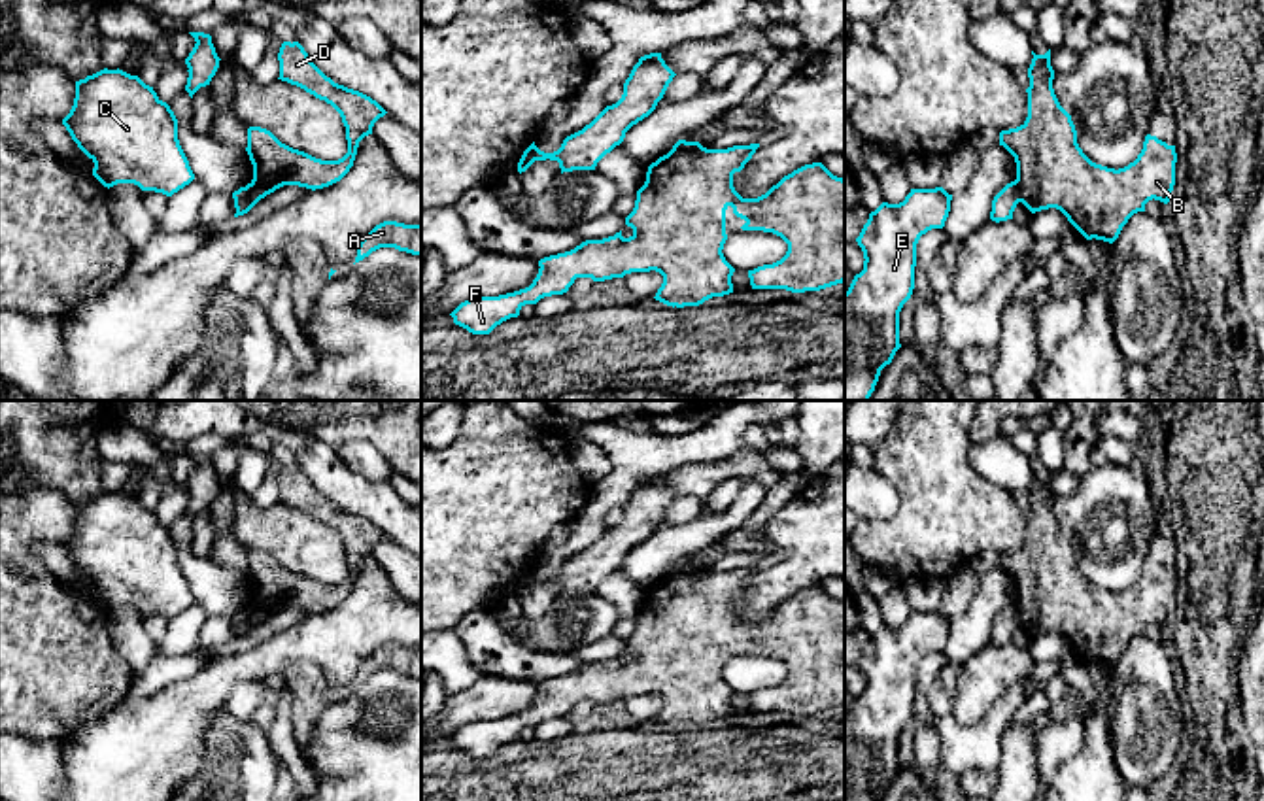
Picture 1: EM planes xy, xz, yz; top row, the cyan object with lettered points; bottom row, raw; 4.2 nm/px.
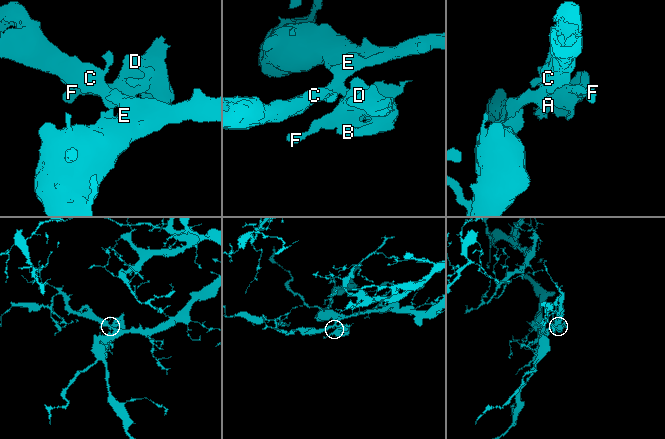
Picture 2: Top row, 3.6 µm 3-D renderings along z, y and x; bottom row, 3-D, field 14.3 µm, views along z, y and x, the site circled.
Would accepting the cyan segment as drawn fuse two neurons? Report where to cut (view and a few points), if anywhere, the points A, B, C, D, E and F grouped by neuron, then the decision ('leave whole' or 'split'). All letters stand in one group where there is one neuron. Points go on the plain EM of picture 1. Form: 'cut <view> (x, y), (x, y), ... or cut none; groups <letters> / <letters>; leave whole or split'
cut yz (1013, 605), (1021, 624); groups A B D F / C E; split

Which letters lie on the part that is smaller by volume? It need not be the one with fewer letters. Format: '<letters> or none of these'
A, B, D, F

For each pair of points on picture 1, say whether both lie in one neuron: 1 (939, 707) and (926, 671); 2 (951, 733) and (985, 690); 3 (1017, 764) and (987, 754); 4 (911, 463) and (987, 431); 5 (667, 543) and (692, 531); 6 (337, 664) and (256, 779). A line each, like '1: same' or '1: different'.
1: different
2: different
3: different
4: different
5: same
6: different

